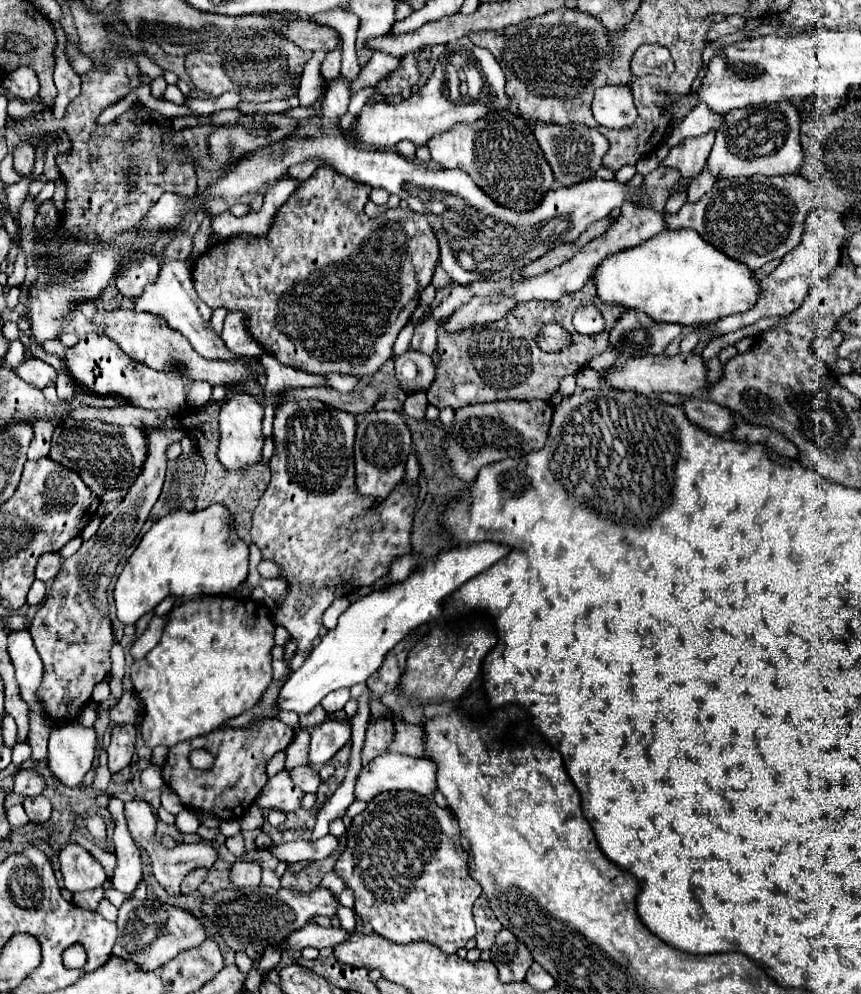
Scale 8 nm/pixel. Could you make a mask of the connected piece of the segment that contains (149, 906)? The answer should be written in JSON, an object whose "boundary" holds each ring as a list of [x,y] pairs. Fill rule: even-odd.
{"boundary":[[[135,898],[125,900],[123,906],[119,908],[117,926],[119,936],[113,954],[123,960],[133,960],[139,968],[145,968],[145,972],[163,966],[183,950],[195,948],[205,940],[205,928],[187,910],[151,900],[145,902],[139,902]]]}

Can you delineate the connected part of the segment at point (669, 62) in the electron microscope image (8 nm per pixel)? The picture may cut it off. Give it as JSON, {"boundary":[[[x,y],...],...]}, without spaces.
{"boundary":[[[641,46],[631,60],[631,74],[669,76],[673,72],[673,58],[665,46]]]}

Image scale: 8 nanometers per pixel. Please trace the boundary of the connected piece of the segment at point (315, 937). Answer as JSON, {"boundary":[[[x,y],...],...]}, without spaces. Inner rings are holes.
{"boundary":[[[305,924],[305,928],[293,932],[285,940],[285,944],[279,946],[279,950],[303,950],[307,946],[311,946],[311,948],[323,948],[323,946],[335,948],[347,936],[349,934],[341,928],[323,928],[317,924]]]}

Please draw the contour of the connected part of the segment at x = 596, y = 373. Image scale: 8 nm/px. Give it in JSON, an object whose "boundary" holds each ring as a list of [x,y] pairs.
{"boundary":[[[583,368],[577,374],[577,386],[579,386],[579,390],[583,390],[583,388],[601,388],[603,380],[605,380],[605,372],[603,370]]]}

